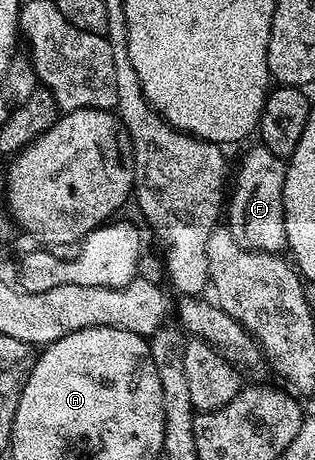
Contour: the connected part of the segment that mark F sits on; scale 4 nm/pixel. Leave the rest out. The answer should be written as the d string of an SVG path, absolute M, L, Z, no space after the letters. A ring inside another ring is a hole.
M260 143L248 150L236 173L234 189L226 203L226 221L244 249L281 254L288 244L284 217L284 185L288 176L285 160Z

